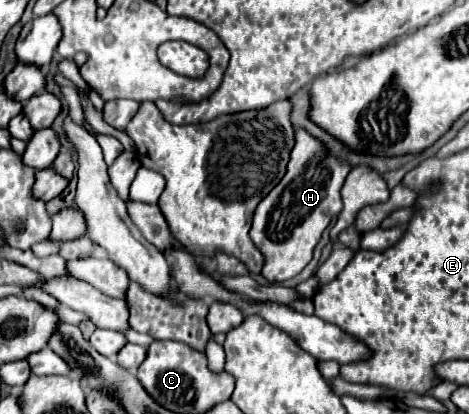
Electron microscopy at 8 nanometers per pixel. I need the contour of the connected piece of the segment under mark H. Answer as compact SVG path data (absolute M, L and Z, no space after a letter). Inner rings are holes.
M304 130L296 132L296 146L292 148L288 170L278 186L258 204L250 238L264 256L262 276L268 282L284 282L294 278L310 260L324 228L332 216L342 212L340 188L350 172L346 162L326 156L326 150Z

